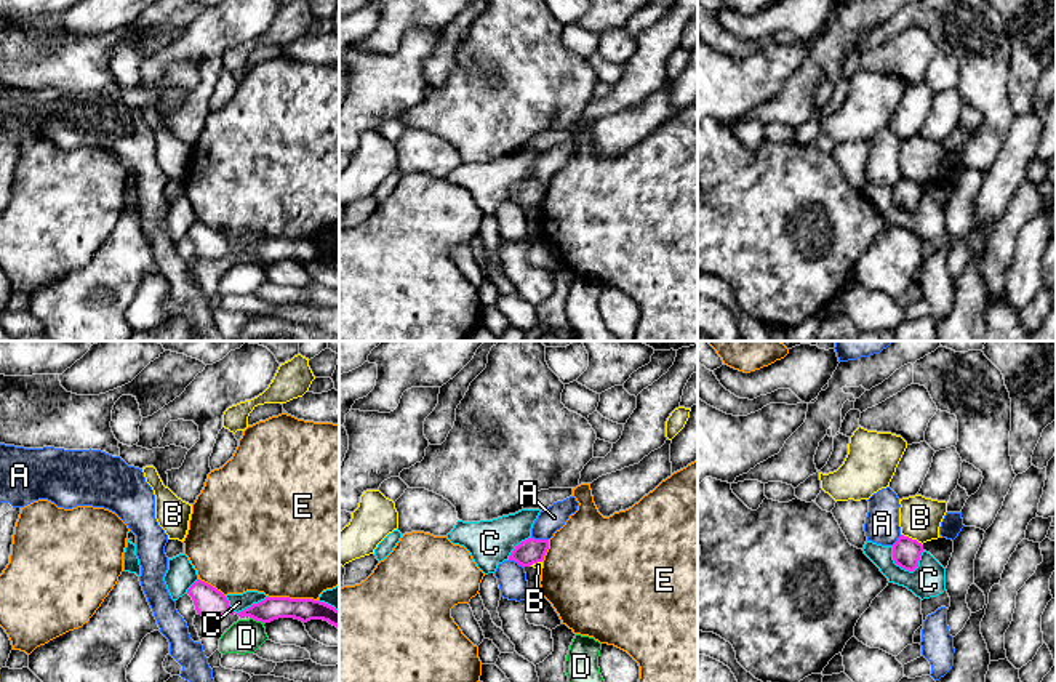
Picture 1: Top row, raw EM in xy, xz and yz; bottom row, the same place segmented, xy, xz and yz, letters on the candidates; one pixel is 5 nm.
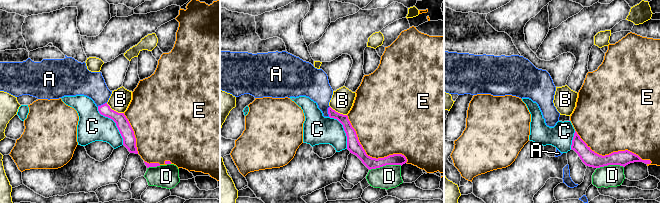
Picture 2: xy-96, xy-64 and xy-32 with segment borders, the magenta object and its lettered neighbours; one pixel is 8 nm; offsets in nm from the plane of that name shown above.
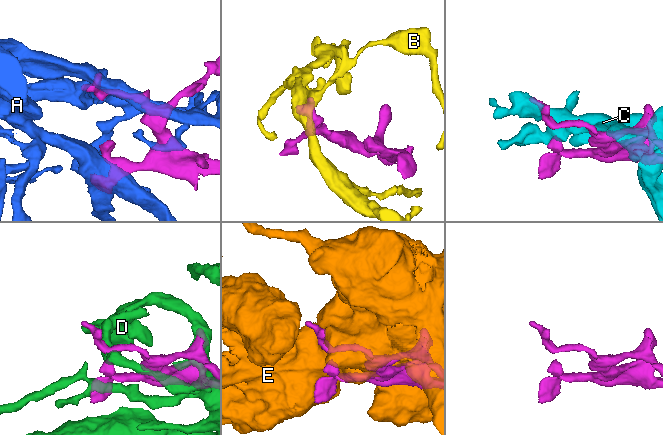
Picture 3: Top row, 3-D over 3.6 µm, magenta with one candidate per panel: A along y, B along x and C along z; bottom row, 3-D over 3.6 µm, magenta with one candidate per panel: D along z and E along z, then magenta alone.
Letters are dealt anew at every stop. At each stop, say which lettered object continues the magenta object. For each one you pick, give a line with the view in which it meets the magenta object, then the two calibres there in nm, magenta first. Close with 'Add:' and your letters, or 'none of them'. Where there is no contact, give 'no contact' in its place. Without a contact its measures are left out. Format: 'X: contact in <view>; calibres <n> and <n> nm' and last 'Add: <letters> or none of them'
Add: none of them

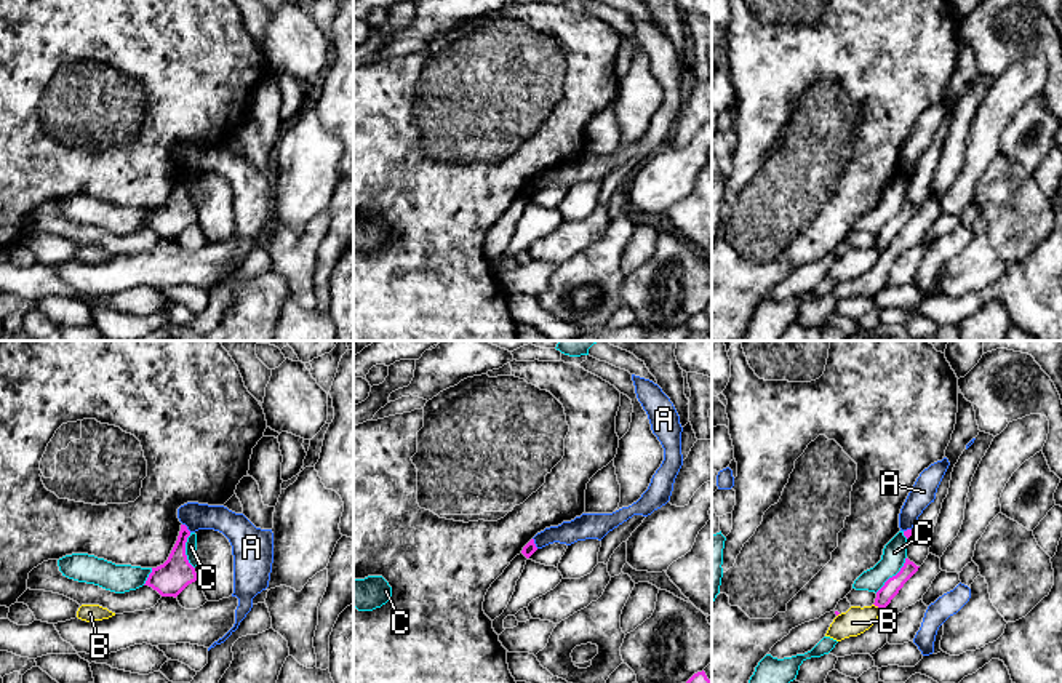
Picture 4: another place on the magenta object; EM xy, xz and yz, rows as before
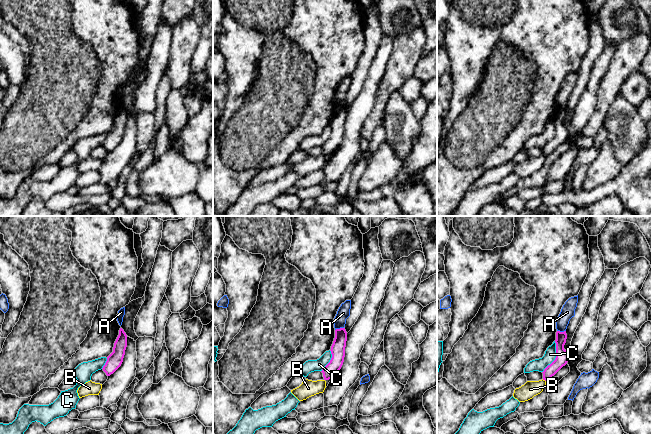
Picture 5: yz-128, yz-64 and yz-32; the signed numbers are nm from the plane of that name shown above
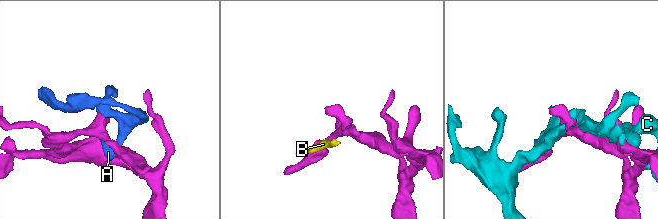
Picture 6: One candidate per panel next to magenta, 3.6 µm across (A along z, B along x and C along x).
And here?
Add: none of them

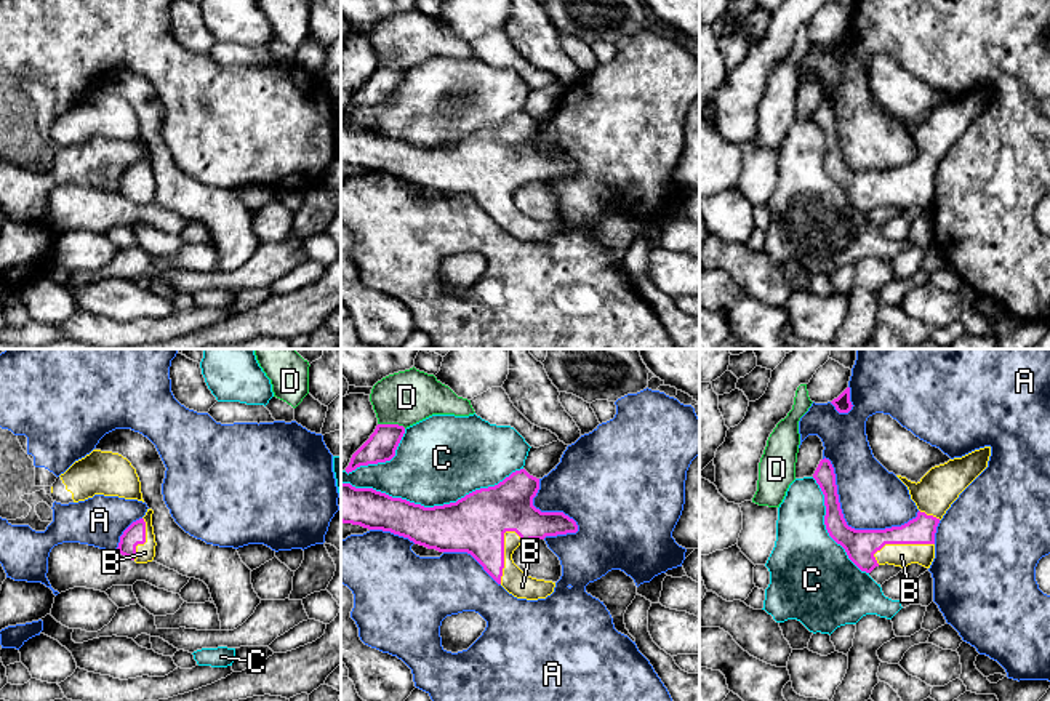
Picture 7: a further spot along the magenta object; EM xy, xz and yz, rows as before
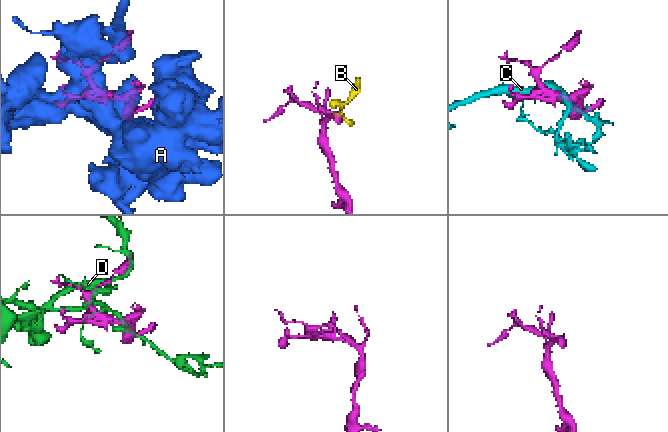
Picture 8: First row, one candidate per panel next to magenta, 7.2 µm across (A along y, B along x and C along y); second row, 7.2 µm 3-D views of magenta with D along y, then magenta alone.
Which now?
B: contact in xz; calibres 300 and 130 nm
Add: B

